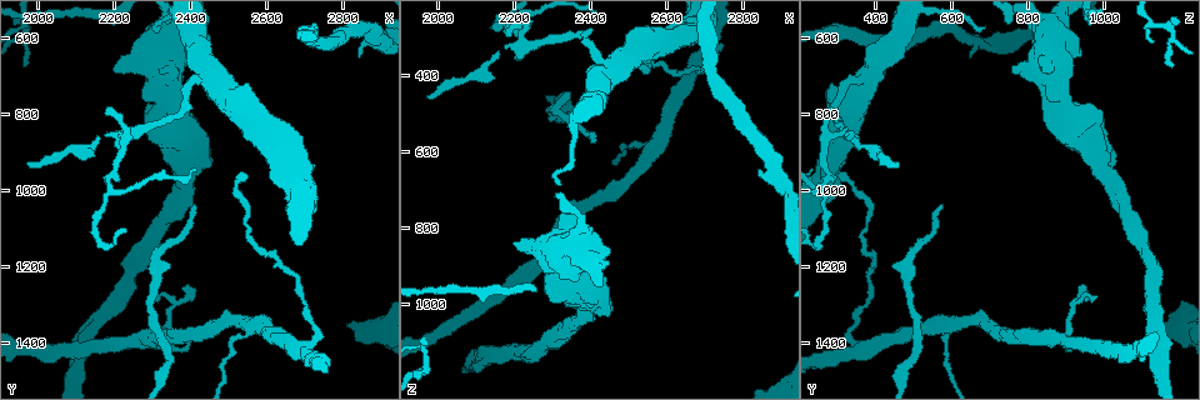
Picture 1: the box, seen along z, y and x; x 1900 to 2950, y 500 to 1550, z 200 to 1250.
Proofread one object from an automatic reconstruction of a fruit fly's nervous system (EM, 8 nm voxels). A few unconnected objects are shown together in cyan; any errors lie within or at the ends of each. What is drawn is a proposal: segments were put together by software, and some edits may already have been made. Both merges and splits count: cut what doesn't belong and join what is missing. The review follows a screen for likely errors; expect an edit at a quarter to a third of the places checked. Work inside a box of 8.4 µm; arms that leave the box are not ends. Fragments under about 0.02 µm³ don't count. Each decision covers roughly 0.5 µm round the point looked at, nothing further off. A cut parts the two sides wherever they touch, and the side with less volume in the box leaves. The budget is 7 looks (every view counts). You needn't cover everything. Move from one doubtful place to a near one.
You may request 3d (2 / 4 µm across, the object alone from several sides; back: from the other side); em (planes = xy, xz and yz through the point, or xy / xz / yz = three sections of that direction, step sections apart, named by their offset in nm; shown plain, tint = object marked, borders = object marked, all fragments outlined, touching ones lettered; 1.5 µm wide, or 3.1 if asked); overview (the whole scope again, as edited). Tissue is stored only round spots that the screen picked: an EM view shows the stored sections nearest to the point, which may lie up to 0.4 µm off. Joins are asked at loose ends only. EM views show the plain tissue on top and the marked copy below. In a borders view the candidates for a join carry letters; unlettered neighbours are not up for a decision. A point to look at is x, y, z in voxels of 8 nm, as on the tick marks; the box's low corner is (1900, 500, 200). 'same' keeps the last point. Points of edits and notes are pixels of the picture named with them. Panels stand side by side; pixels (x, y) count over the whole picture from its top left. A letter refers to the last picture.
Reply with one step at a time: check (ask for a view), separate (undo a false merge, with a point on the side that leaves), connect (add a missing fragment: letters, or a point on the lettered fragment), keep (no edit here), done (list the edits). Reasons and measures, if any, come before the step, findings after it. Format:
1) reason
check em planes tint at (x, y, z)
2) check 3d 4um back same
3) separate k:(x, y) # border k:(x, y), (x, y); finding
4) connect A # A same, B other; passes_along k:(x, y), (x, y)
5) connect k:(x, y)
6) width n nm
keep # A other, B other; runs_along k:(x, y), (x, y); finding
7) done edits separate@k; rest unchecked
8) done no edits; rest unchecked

abrupt turn
check 3d 4um at (2455, 705, 380)

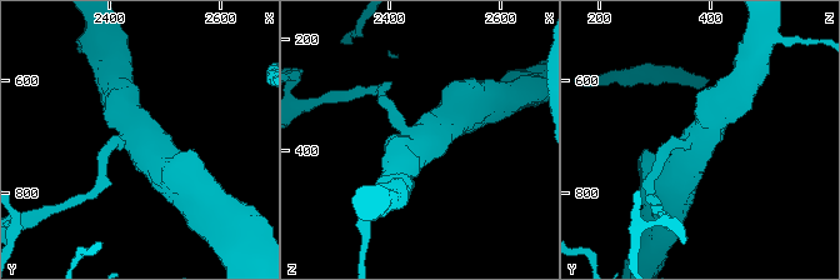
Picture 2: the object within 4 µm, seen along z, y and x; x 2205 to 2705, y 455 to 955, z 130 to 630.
arms 3
check em xy step 4 tint at (2450, 705, 375)

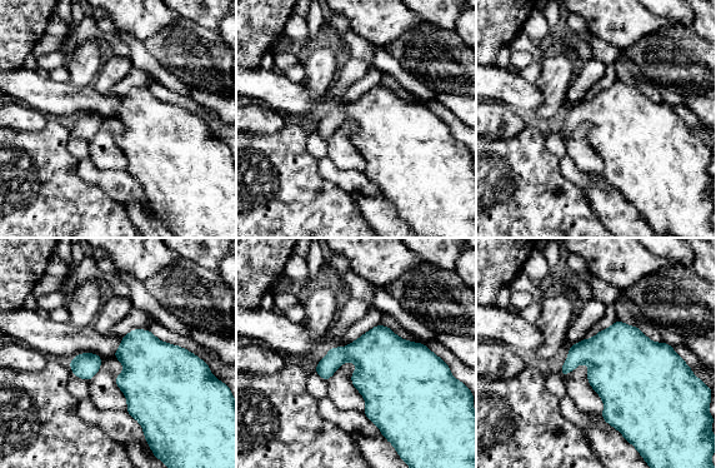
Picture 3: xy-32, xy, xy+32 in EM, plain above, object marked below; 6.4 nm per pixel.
check em planes borders same

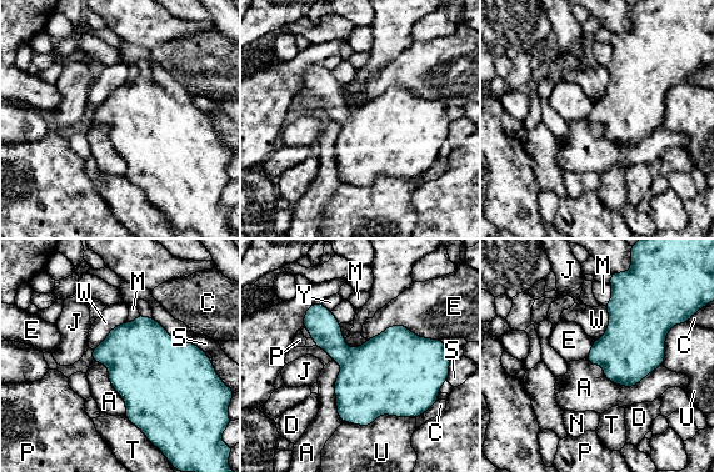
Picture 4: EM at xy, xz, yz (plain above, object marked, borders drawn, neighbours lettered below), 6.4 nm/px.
width 280 nm
keep # A other, C other, D other, E other, J other, M other, N other, P other, S other, T other, U other, W other, Y other; border 4:(585, 358), (627, 386), (662, 363); one cell here

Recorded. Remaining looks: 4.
an open end
check 3d 4um at (2405, 1035, 570)

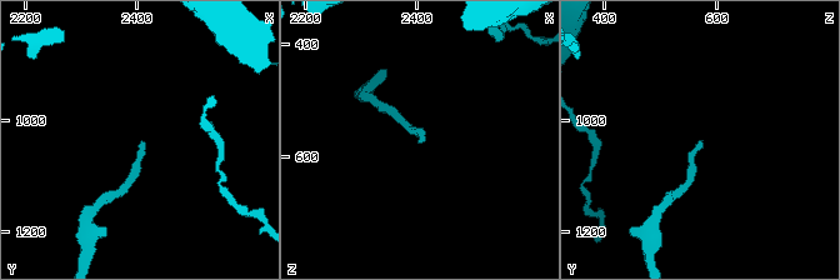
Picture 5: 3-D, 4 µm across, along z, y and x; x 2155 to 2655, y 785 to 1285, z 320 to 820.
check em planes borders at (2410, 1040, 575)

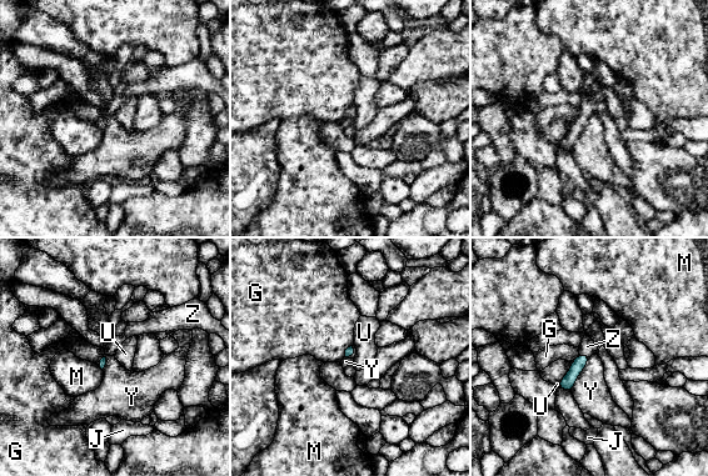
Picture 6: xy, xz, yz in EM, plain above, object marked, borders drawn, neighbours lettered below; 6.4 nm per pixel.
longest_contact Y 240 nm
connect Z # G other, J other, M other, U other, Y other, Z same; passes_along 6:(567, 384), (584, 355), (587, 346); the cell continues

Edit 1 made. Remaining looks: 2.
branch stops here
check 3d 2um at (2840, 650, 650)

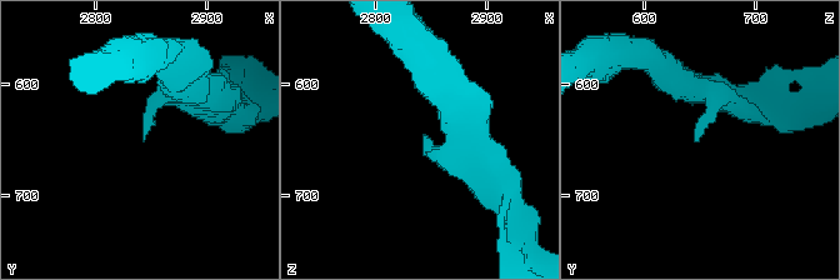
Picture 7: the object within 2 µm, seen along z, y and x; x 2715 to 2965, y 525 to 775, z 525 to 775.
arm_widths 220, 240 nm; need the tissue
check em planes borders at (2844, 646, 646)

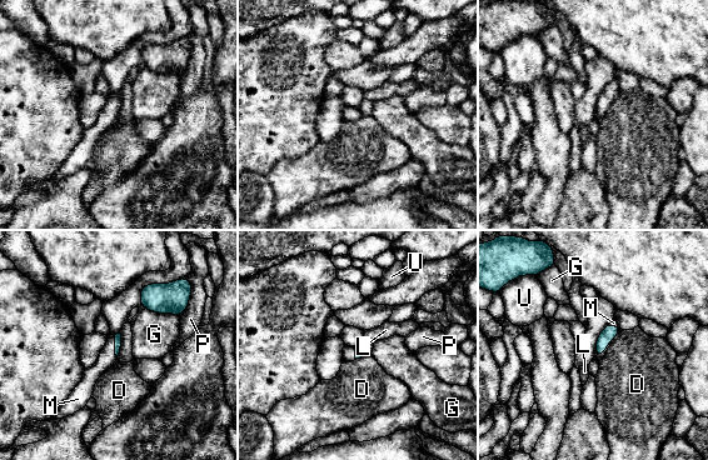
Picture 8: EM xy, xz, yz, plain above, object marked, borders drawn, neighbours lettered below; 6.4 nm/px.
connect M # D other, G other, L other, M same, P other, U other; passes_along 8:(118, 338), (115, 348), (106, 358); the cell continues

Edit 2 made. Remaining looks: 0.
done edits connect@6, connect@8; rest unchecked

